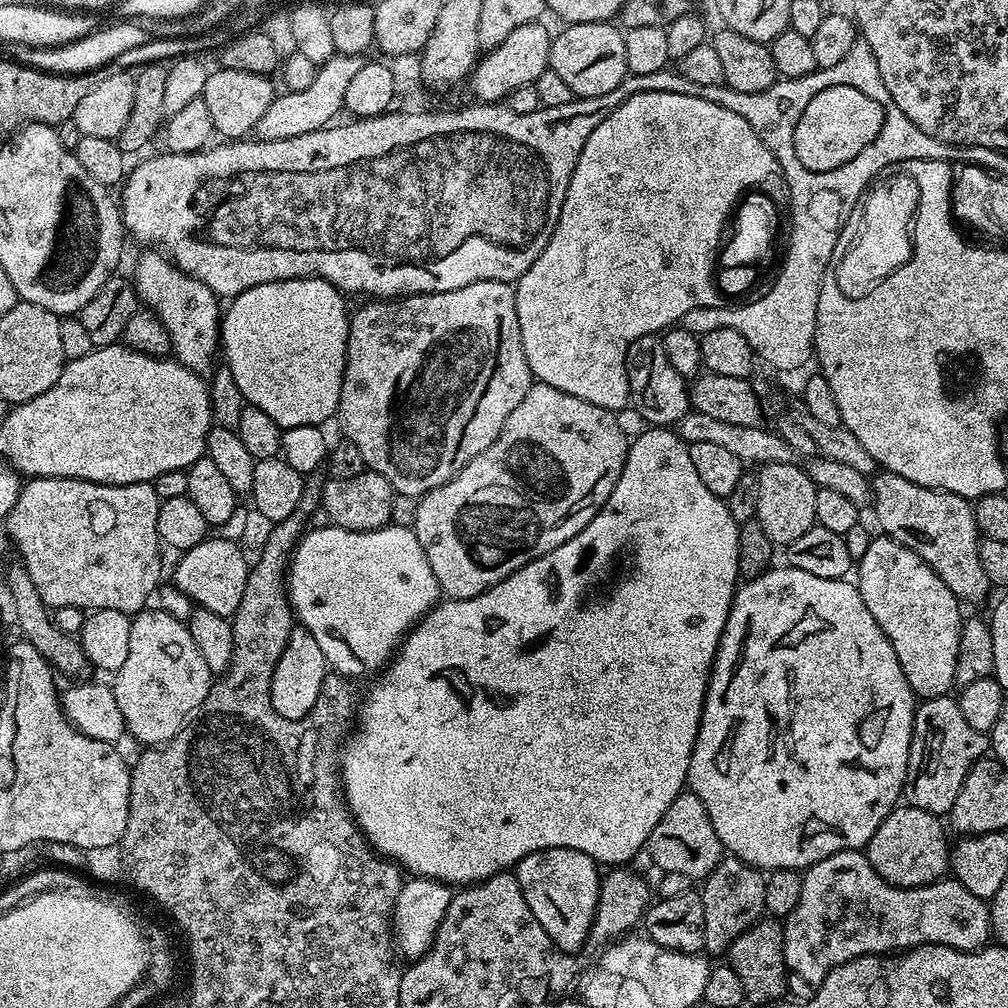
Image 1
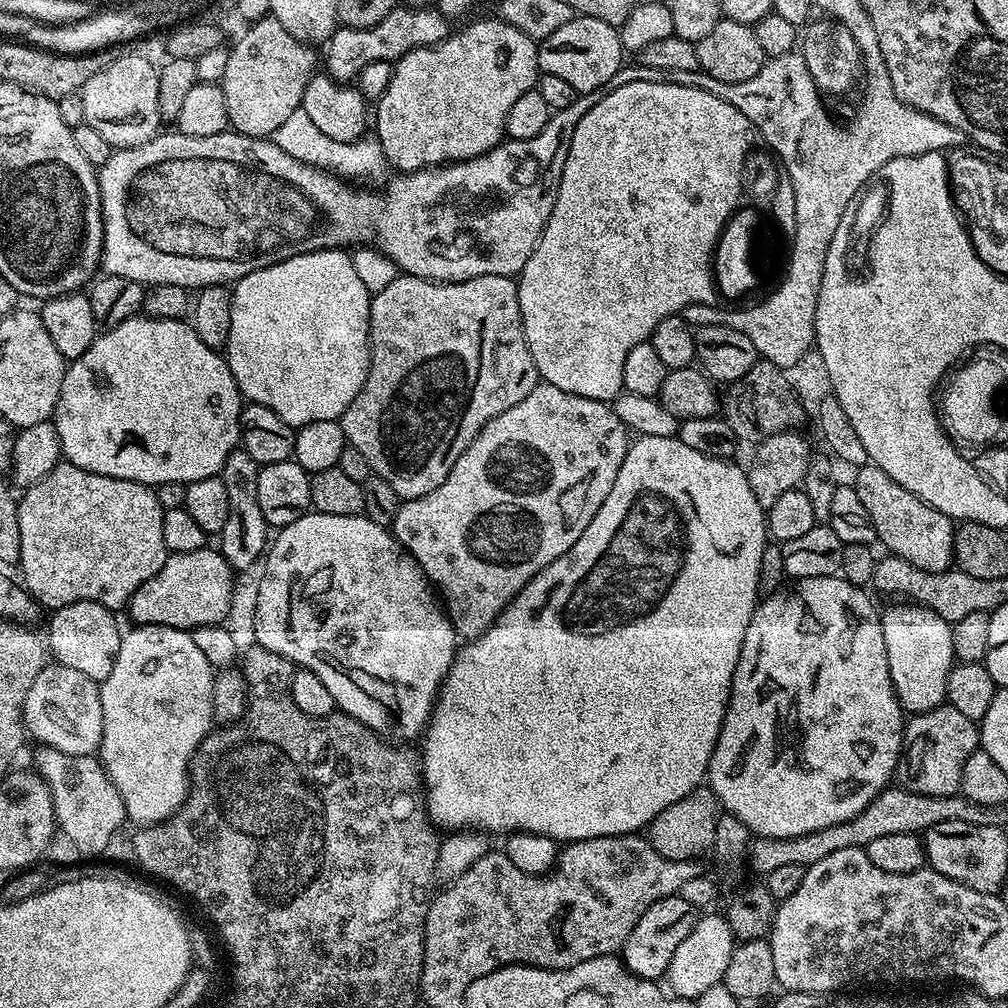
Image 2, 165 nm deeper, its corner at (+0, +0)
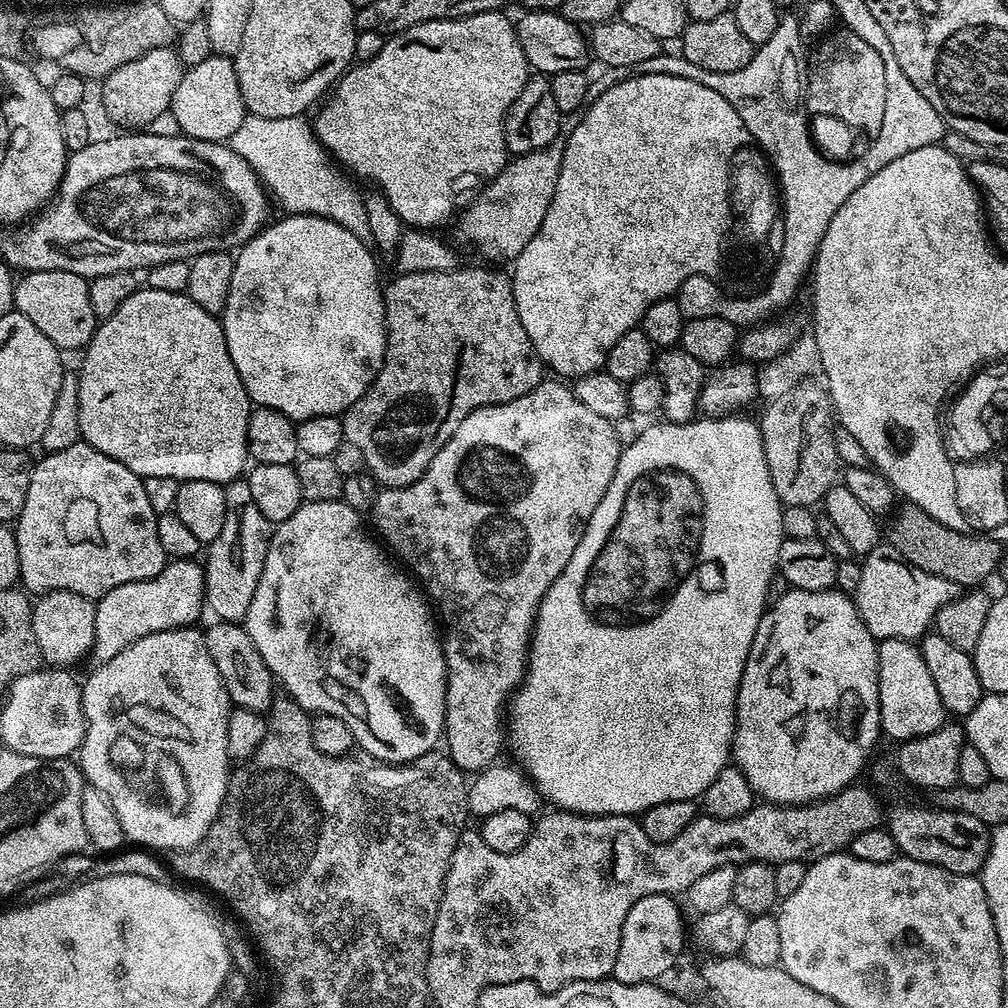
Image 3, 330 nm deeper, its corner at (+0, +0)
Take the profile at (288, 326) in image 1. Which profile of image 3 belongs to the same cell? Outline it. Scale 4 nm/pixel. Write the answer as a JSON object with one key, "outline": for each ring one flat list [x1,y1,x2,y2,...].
{"outline":[[288,214,283,217,285,220,280,220,269,223,267,226,260,229,256,233,256,237,252,240,247,240,242,247,235,253,233,262,233,274,230,277,230,292,226,297,225,308,222,313,222,323,224,333,226,334,226,350,230,350,230,359,234,362,234,370,238,370,238,378,242,378,242,386,246,386,246,394,253,405,261,408,269,408,270,410,278,410,278,414,286,414,286,418,290,418,294,422,305,420,306,418,318,418,319,416,340,416,348,411,350,406,354,406,354,402,358,402,358,398,362,398,362,394,366,394,366,390,374,382,374,378,378,374,378,370,384,361,386,354,386,342,388,341,388,327,386,326,386,318,384,317,384,288,382,280,380,284,380,272,376,269,376,260,372,257,373,249,364,245,365,241,361,237,356,236,350,230,346,230,342,226,338,226,338,222,327,220,321,216,305,216,303,214]]}

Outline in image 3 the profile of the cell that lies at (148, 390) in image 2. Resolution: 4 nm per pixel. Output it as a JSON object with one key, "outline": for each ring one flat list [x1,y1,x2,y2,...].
{"outline":[[147,286,137,287,134,294,130,294,130,298,126,298,126,302,122,302,122,306,118,306,118,310,114,310,114,314,108,320,101,320,96,325,96,333,92,336,87,348,83,349,82,356,84,361,80,364,80,372,78,371,78,426,83,443,94,446,94,450,102,450,102,454,106,454,110,458,114,458,118,462,122,462,122,466,126,466,134,474,138,474,141,478,153,476,154,478,174,478,178,481,185,480,201,480,202,482,214,482,215,484,229,485,234,480,241,479,245,475,246,469,250,464,248,454,248,419,253,410,253,403,248,399,246,394,246,386,242,386,242,378,238,378,238,370,234,370,234,362,230,359,230,350,226,350,226,334,224,333,223,323,215,315,208,313,206,310,198,306,198,304,190,299,184,292,171,292,170,290,154,290]]}

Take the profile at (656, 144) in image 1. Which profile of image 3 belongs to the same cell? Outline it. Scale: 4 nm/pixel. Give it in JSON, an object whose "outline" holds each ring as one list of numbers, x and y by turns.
{"outline":[[633,74,628,80,610,86,610,90,606,90,606,94,597,100,591,101,583,109,580,118,564,140,558,186,554,186,554,198,546,210,546,218,542,218,542,226,534,238,522,246,522,254,516,256,510,268,518,318,522,318,522,326,526,326,526,334,541,361,547,367,549,364,557,372,553,373,560,378,579,378,601,371,610,346,614,346,622,334,637,327,654,302,675,297,686,278,716,272,714,255,720,255,716,240,720,240,720,232,724,232,724,212,728,212,728,208,724,208,724,164,730,164,730,158,738,155,741,151,740,140,744,140,744,135,748,133,742,118,738,118,738,110,734,110,734,106,730,106,730,102,726,102,718,90,710,90,710,86,702,86,702,82,670,74]]}

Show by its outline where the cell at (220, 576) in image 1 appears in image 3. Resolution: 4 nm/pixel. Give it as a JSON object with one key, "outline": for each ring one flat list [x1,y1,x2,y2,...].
{"outline":[[195,559,173,560,154,578,142,582,126,582,126,586,114,586,110,594,95,601,94,646,90,653,93,665,110,662,126,646,146,638,151,632,165,632,175,628,191,628,206,608,204,598,204,570]]}

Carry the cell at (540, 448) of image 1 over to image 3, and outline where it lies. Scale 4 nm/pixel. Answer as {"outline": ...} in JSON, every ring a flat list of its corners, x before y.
{"outline":[[556,378,551,379,541,379,540,384,534,386,530,394,522,394,522,398,482,406,466,414,466,418,462,418,462,426,458,426,450,442,446,442,446,446,442,446,442,450,434,454,434,462,426,470,426,474,418,478,418,482,401,488,384,488,377,493,376,500,370,505,372,520,380,531,379,539,393,553,396,551,405,560,403,563,422,585,427,599,438,613,438,620,442,625,446,662,446,714,442,740,445,745,448,743,446,755,465,774,479,774,501,759,500,751,504,748,504,740,506,744,506,705,511,701,513,692,524,682,524,674,528,667,528,645,532,643,532,627,536,624,536,612,540,608,546,590,554,586,554,578,558,578,558,574,566,570,566,562,570,562,570,554,574,554,574,546,578,546,590,522,590,514,598,510,598,502,602,502,614,478,614,470,618,470,618,458,622,455,620,436,616,433,617,425,599,414,594,414,585,403,579,401,567,383]]}

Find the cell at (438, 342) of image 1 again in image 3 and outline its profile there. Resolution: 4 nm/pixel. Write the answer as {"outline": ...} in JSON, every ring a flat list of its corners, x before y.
{"outline":[[457,266,450,272,400,272,397,275,397,280,392,280,389,284,387,281,384,288,384,317,388,327,388,341,386,342,384,361,374,382,366,390,366,394,362,394,362,398,358,398,358,402,354,402,354,406,350,406,342,416,344,438,354,442,354,446,361,448,364,467,371,473,377,485,384,488,401,488,418,482,418,478,422,478,422,474,426,474,426,470,434,462,434,454,438,454,438,450,442,450,442,446,446,446,446,442,450,442,454,430,458,430,458,426,462,426,462,418,466,418,466,414,470,414,482,406,501,404,510,402,514,398,522,398,522,394,530,394,530,390,534,390,534,386,538,386,541,382,542,361,526,334,526,326,522,326,522,318,518,318,512,277,507,271,495,272,492,269,495,267,484,267,488,268]]}

